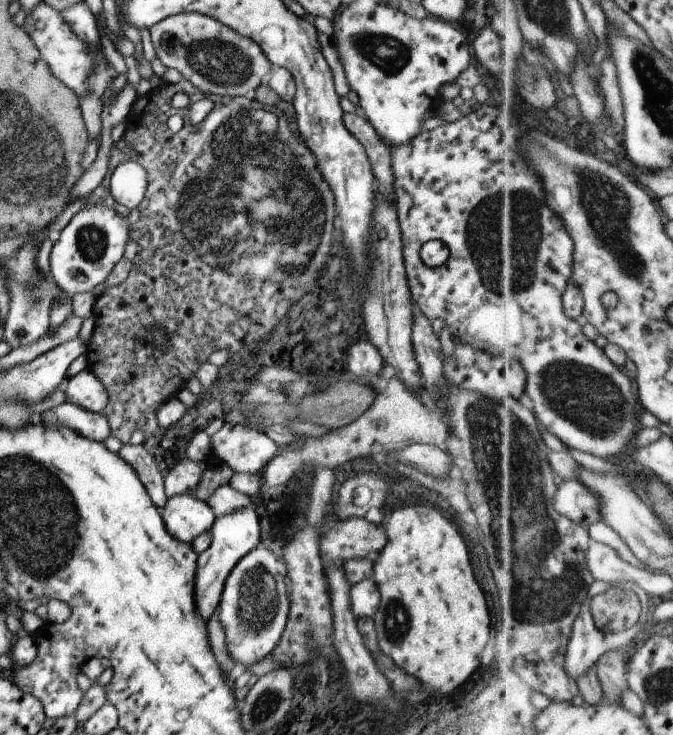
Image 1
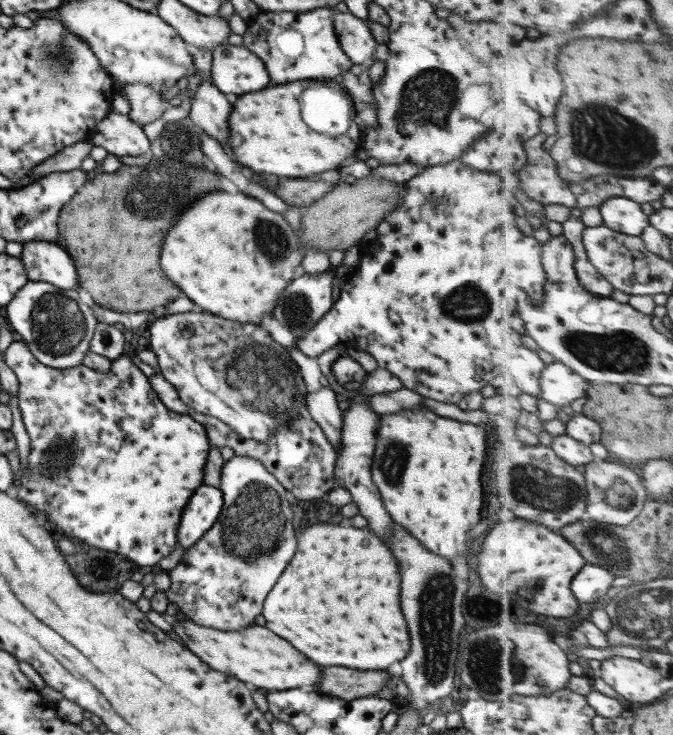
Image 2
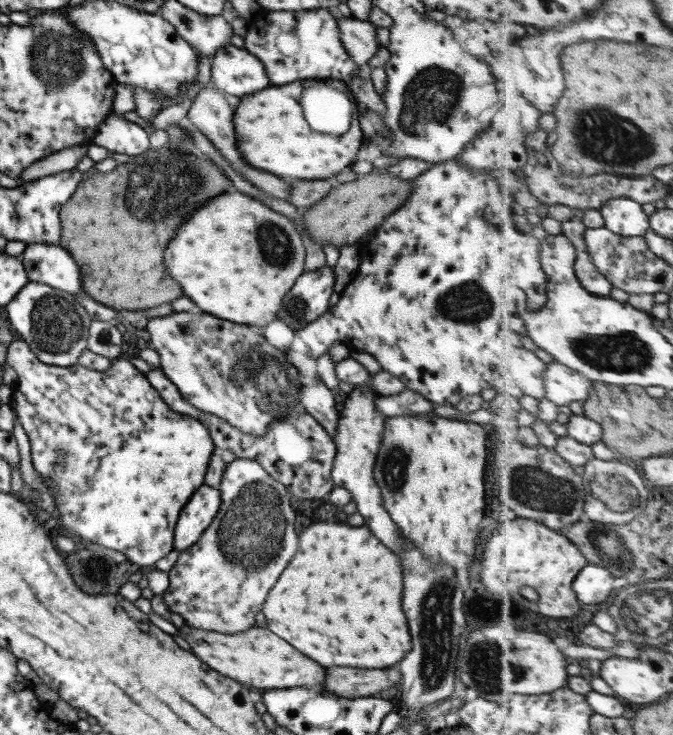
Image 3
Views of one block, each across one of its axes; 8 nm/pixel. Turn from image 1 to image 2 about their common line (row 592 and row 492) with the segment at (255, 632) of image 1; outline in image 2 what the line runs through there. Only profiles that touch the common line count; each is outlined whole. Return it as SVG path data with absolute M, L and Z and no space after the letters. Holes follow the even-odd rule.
M233 455L224 461L218 489L222 492L221 512L213 526L197 542L184 549L179 562L167 572L170 585L164 595L175 610L182 612L185 618L197 626L215 630L241 630L261 612L263 598L295 552L295 536L291 528L293 515L284 486L254 458Z

